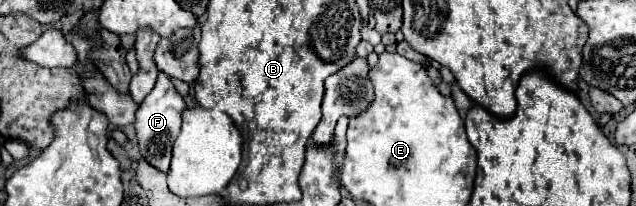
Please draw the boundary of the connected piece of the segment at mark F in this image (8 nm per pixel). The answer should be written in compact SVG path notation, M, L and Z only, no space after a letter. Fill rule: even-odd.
M159 73L155 89L151 91L151 95L145 97L145 101L141 103L141 107L135 115L133 125L135 125L135 133L137 133L139 151L141 151L143 159L159 171L167 171L167 167L171 163L171 147L173 147L175 135L179 135L179 115L181 115L183 107L187 107L185 99L175 91L169 77Z

